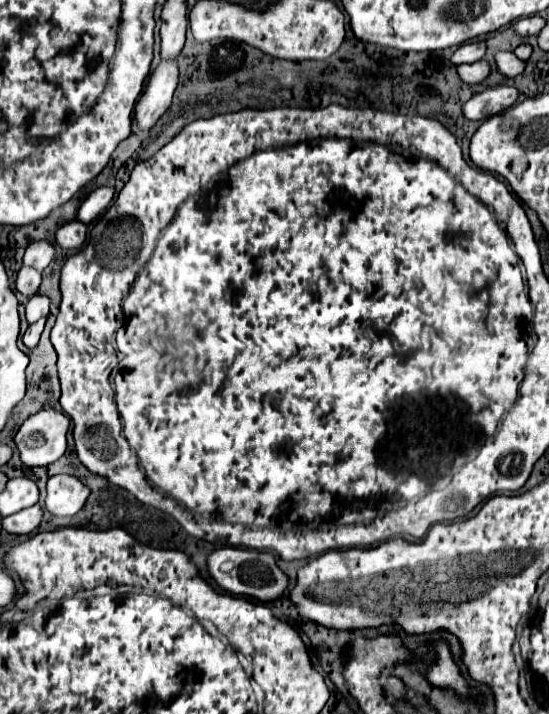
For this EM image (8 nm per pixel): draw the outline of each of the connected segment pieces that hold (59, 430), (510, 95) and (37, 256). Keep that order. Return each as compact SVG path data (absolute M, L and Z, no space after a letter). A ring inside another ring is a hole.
M55 409L31 415L17 431L15 443L27 467L43 467L57 461L67 449L71 419Z
M499 85L485 89L477 95L473 95L463 105L463 115L471 121L483 121L487 117L493 117L505 109L509 109L519 97L519 91L511 85Z
M33 241L27 251L25 251L25 257L23 257L23 263L25 265L31 265L35 267L37 271L43 271L55 257L55 247L53 243L49 241Z

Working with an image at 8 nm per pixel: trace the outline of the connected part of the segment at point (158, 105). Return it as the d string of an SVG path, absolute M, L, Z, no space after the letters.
M161 59L153 75L149 77L147 89L141 95L135 107L135 119L141 129L151 129L155 121L169 109L173 91L177 87L177 61L175 59Z

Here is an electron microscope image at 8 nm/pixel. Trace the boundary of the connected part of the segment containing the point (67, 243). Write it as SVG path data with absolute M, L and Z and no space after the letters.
M75 219L75 221L65 223L65 225L57 231L57 243L59 243L63 249L77 249L77 247L83 245L85 235L87 235L87 225Z

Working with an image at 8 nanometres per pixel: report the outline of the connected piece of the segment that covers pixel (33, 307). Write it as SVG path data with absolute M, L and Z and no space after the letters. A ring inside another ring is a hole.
M33 295L31 299L29 299L29 303L25 305L25 309L27 309L27 321L29 323L35 323L37 319L41 319L41 317L47 317L49 315L49 297L47 295Z

